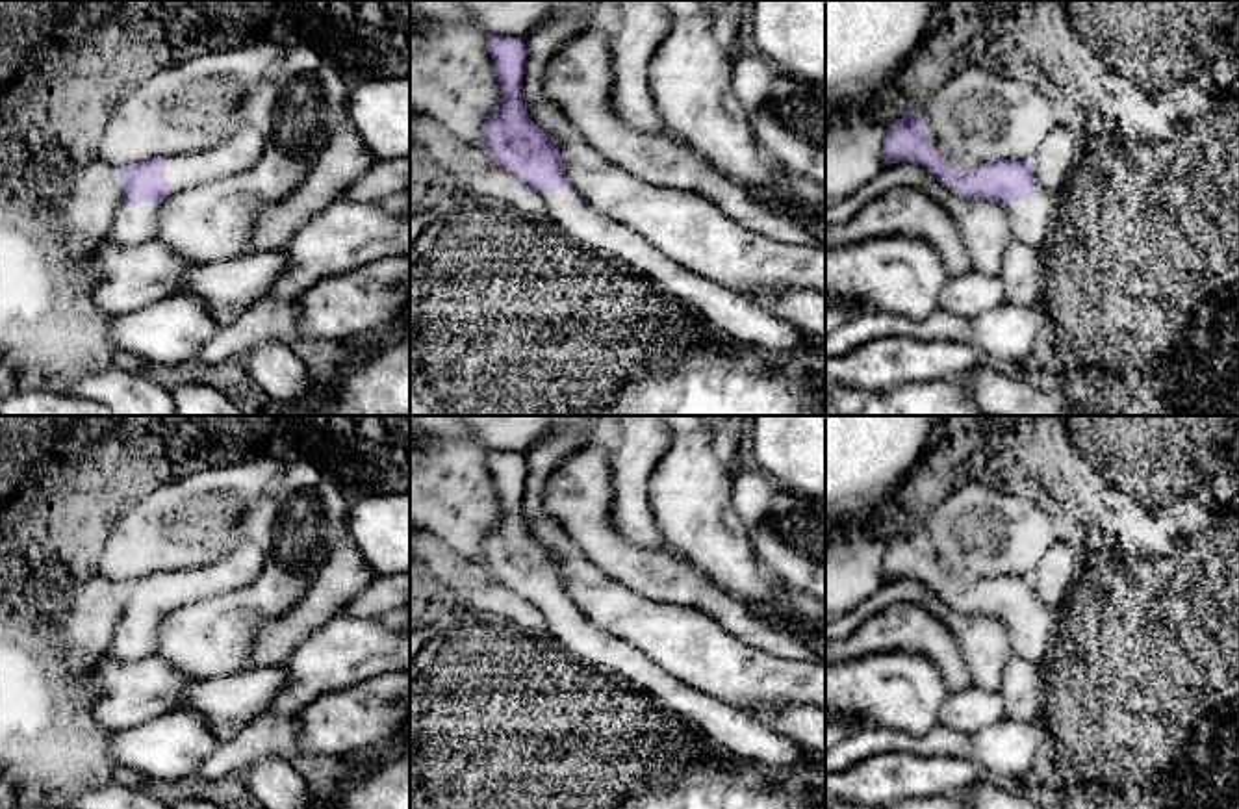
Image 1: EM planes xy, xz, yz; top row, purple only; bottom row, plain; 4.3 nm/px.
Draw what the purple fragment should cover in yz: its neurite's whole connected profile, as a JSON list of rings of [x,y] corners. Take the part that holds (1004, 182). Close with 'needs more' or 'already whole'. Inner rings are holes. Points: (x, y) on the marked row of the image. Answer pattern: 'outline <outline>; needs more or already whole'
outline [[[916,109],[887,126],[883,165],[900,161],[926,167],[961,199],[1003,206],[1016,241],[1039,249],[1050,236],[1057,217],[1057,189],[1044,187],[1028,160],[985,161],[959,174],[933,150]]]; needs more

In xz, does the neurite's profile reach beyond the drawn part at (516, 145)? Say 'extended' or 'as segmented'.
extended

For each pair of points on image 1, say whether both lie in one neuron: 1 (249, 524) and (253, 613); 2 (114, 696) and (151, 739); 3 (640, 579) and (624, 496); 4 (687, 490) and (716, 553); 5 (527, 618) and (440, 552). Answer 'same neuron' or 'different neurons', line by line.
1: different neurons
2: different neurons
3: different neurons
4: same neuron
5: same neuron

